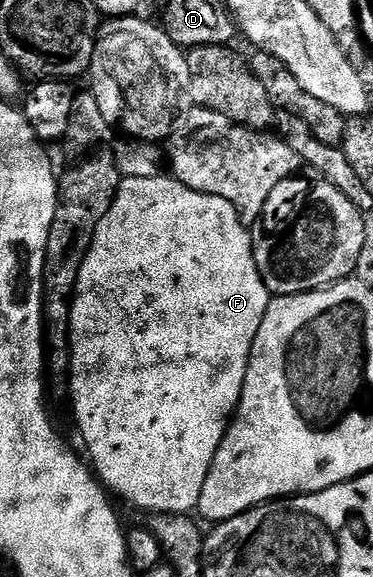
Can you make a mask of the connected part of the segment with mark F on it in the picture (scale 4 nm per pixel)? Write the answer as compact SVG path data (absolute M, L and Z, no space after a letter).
M167 174L153 178L126 178L119 185L119 193L109 214L101 218L81 266L69 325L69 369L75 420L87 443L86 455L93 461L100 481L112 493L120 492L133 507L144 508L147 514L191 514L198 509L209 466L213 466L213 458L239 406L253 342L257 338L257 330L261 330L265 310L273 299L255 261L253 236L247 232L250 231L243 223L243 217L229 202L225 202L225 198L201 194Z

